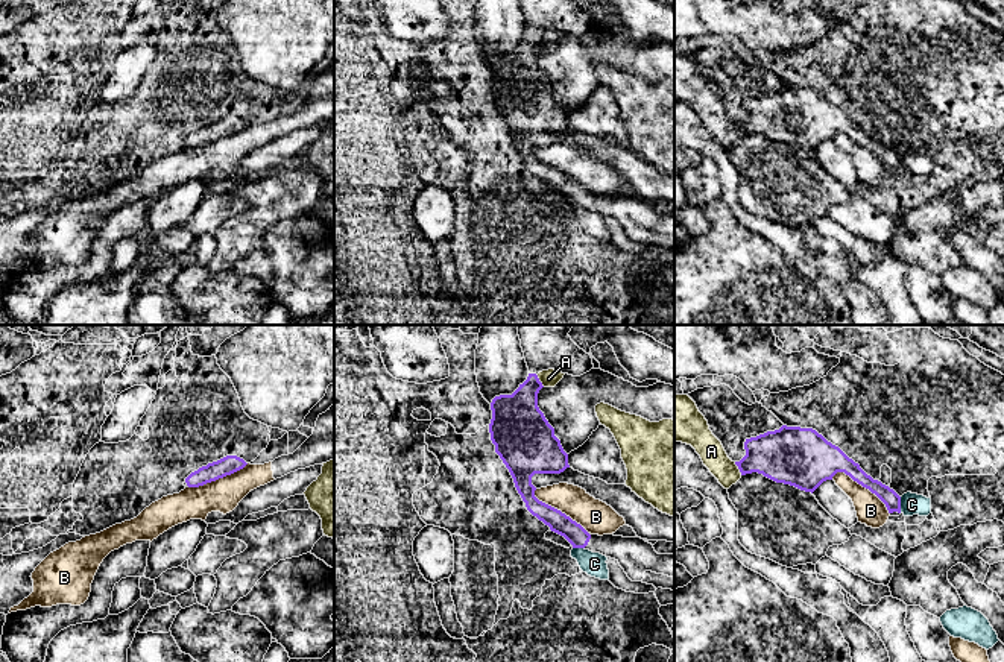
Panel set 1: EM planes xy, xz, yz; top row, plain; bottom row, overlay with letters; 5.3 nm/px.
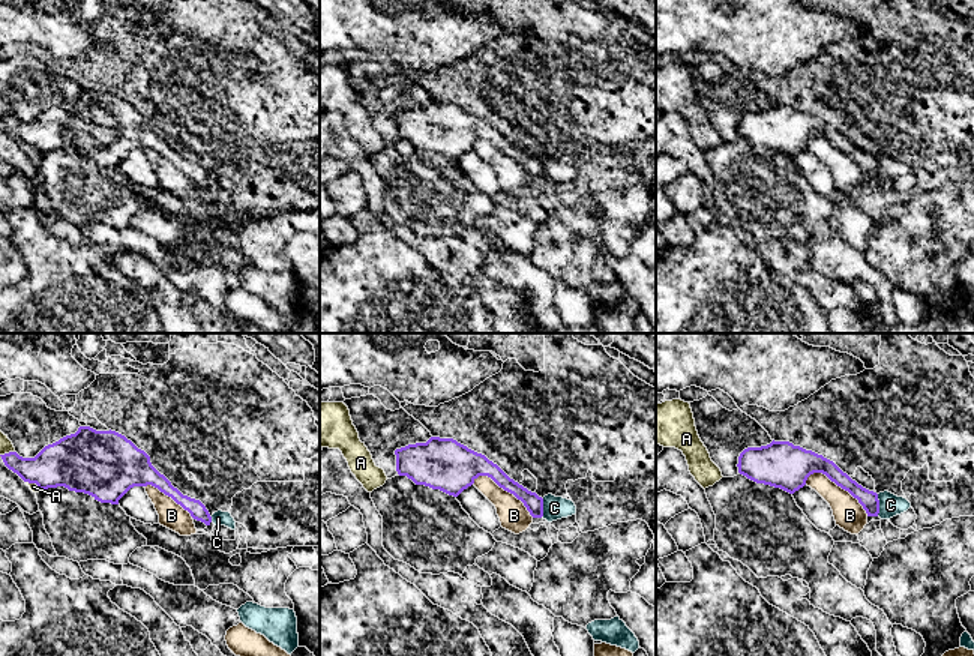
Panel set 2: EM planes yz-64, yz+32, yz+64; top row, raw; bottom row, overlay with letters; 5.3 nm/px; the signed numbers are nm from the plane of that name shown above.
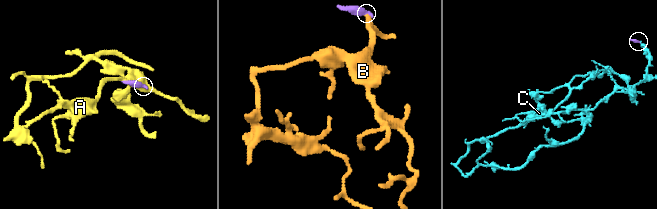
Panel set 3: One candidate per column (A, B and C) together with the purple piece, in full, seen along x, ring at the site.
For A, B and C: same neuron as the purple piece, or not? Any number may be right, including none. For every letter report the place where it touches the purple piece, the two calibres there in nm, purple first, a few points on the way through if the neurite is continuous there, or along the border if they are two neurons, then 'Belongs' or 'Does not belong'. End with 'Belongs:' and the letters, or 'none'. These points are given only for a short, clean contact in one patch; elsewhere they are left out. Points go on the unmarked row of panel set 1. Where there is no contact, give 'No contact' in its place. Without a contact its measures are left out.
A: Touches purple at yz (738, 128). Thickness 280 nm (purple) against 140 nm. Does not belong
B: Touches purple at yz (863, 146). Thickness 190 nm (purple) against 160 nm. Does not belong
C: Touches purple at yz (899, 164). Thickness 90 nm (purple) against 110 nm. Boundary: yz (899, 157), (901, 172). Does not belong
Belongs: none

